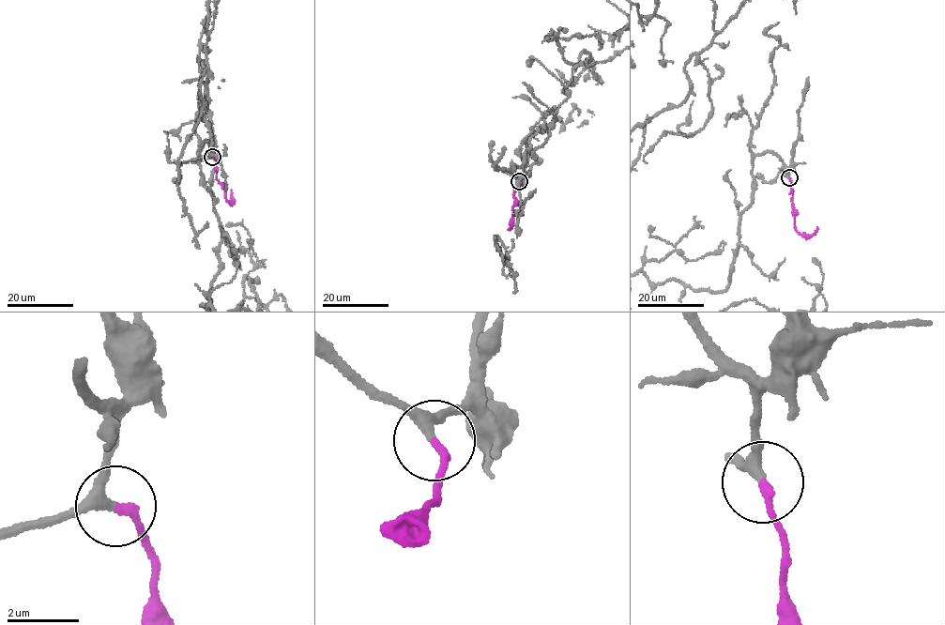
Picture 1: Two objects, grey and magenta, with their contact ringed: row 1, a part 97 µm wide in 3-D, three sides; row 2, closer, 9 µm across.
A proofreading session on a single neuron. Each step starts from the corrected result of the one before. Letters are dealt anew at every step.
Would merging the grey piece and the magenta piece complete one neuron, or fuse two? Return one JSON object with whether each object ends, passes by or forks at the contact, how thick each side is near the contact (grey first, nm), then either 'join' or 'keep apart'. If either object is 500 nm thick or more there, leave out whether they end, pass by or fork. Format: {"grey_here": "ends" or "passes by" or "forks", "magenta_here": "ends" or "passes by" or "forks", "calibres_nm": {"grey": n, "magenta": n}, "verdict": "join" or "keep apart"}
{"grey_here": "passes by", "magenta_here": "ends", "calibres_nm": {"grey": 280, "magenta": 240}, "verdict": "join"}

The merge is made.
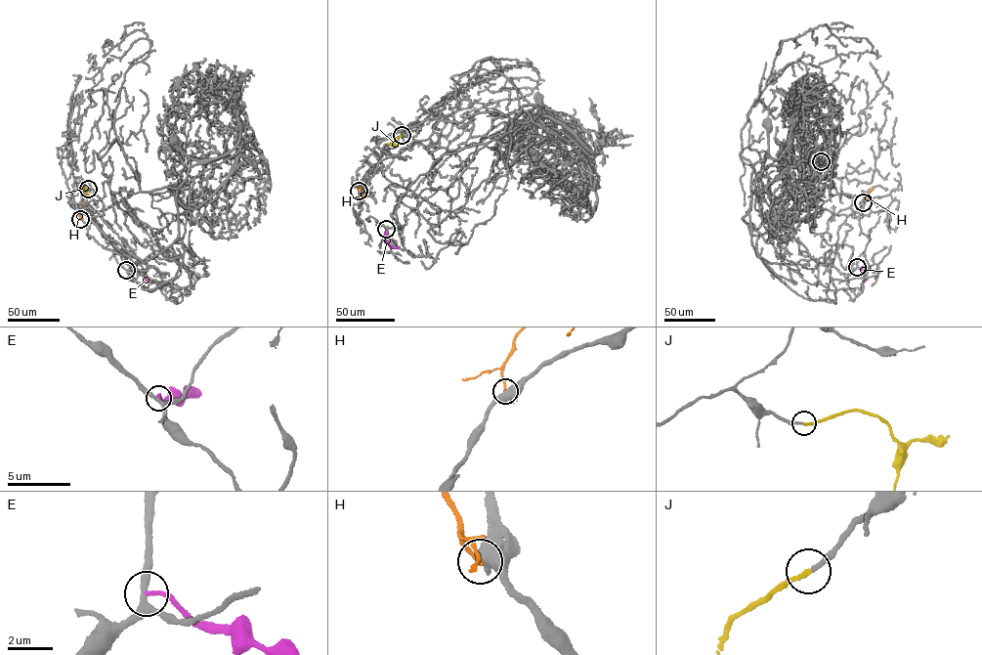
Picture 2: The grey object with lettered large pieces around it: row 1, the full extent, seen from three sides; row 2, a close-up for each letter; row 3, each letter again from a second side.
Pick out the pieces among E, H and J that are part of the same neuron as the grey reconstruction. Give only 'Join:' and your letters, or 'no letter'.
Join: J

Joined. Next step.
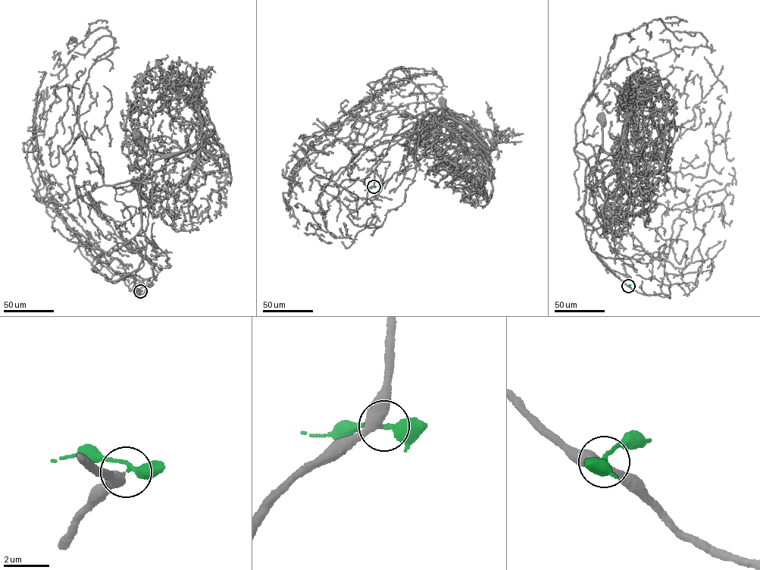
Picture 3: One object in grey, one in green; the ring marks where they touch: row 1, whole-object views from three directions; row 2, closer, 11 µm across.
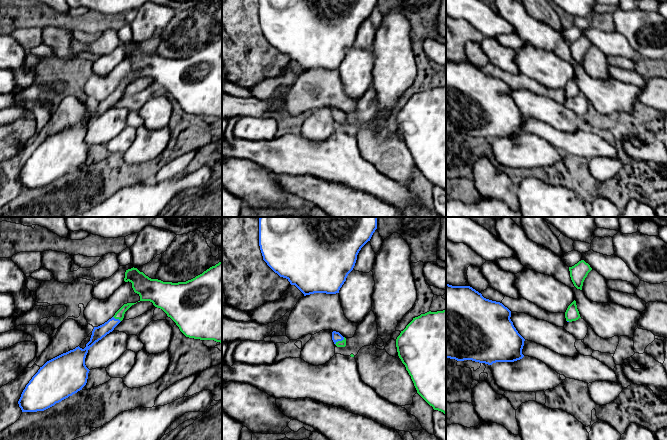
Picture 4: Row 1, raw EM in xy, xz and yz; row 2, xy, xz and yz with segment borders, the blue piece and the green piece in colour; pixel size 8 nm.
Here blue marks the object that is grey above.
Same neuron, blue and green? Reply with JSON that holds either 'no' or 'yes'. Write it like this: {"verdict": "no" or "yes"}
{"verdict": "yes"}

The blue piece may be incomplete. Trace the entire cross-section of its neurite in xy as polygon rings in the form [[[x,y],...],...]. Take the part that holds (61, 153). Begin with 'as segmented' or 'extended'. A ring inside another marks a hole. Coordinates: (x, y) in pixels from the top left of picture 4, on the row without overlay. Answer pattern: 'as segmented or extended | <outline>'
extended | [[[136,79],[124,80],[104,100],[94,103],[84,125],[79,122],[47,137],[32,153],[18,177],[22,188],[44,187],[72,172],[86,161],[89,145],[85,141],[88,126],[112,108],[125,88]]]

